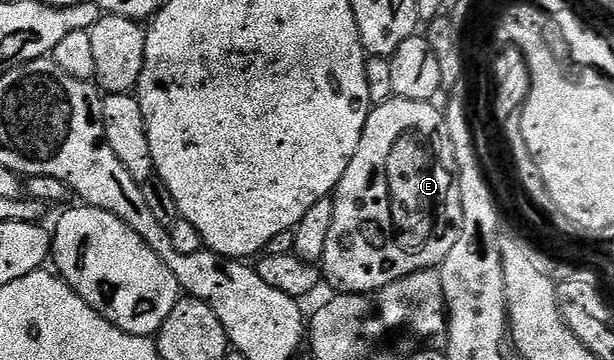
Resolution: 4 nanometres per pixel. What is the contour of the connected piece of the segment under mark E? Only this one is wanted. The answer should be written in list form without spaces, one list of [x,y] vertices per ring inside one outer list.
[[[393,98],[384,104],[373,107],[368,116],[366,126],[362,130],[362,142],[358,142],[358,150],[354,150],[354,158],[350,158],[350,166],[346,166],[346,174],[338,182],[336,191],[331,197],[334,210],[334,222],[330,222],[330,235],[326,238],[326,250],[322,261],[322,276],[344,294],[372,294],[379,293],[381,288],[390,286],[402,278],[406,278],[415,272],[435,269],[450,254],[450,246],[460,233],[462,222],[462,198],[460,197],[460,178],[456,175],[456,159],[454,158],[454,146],[450,142],[450,134],[447,133],[445,113],[440,108],[436,109],[435,103],[427,100],[402,100]]]

